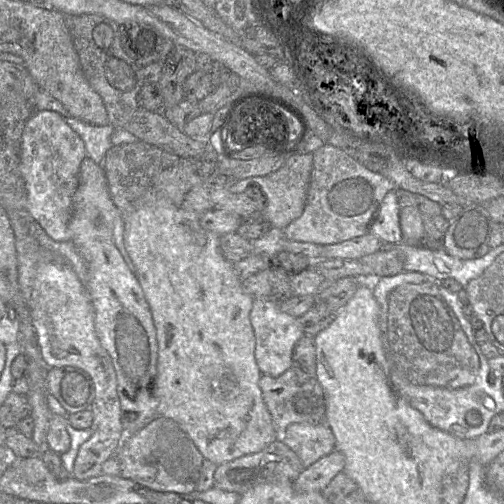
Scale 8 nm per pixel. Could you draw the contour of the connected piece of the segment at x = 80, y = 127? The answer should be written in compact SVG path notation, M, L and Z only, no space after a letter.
M71 116L65 117L65 121L83 140L86 157L102 165L107 151L113 146L111 135L115 128L110 124L91 125Z

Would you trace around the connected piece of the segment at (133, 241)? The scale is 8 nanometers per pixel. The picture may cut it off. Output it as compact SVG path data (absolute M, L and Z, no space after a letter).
M146 193L139 200L138 207L124 218L125 246L135 267L135 275L149 304L157 332L158 360L154 395L158 400L158 416L177 422L193 440L203 457L216 465L257 453L279 439L259 387L262 373L255 358L256 339L250 320L254 299L243 290L242 281L237 276L234 264L223 256L220 250L220 237L201 226L199 214L179 208L166 199L158 199L154 193Z

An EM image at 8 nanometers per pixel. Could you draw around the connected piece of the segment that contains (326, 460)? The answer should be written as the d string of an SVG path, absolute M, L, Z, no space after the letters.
M335 449L304 469L294 481L294 488L300 493L322 492L338 473L344 471L344 467L345 456Z

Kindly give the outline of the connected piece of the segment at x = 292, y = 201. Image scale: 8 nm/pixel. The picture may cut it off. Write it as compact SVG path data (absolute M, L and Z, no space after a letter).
M302 152L288 156L286 162L277 171L266 176L231 181L229 190L233 193L242 193L250 186L259 187L266 197L263 218L269 222L272 228L284 230L303 213L312 171L312 162L311 153Z

